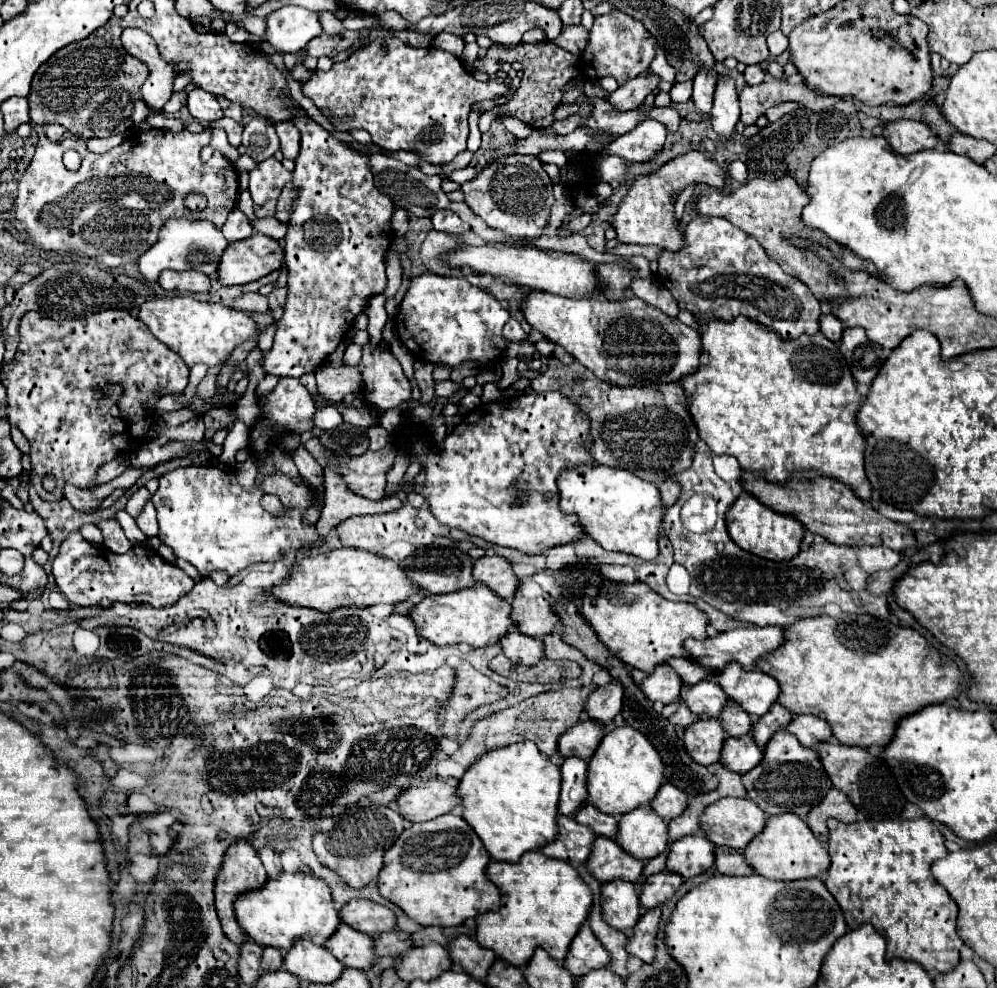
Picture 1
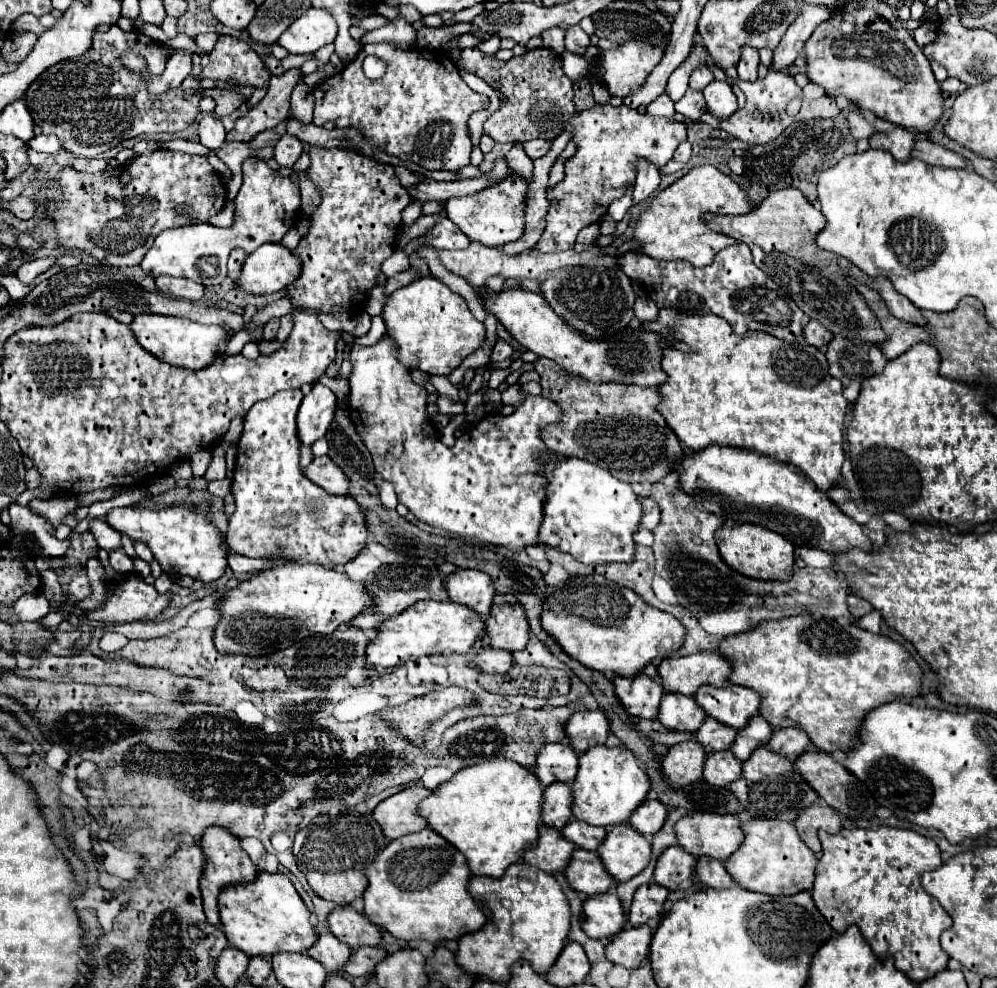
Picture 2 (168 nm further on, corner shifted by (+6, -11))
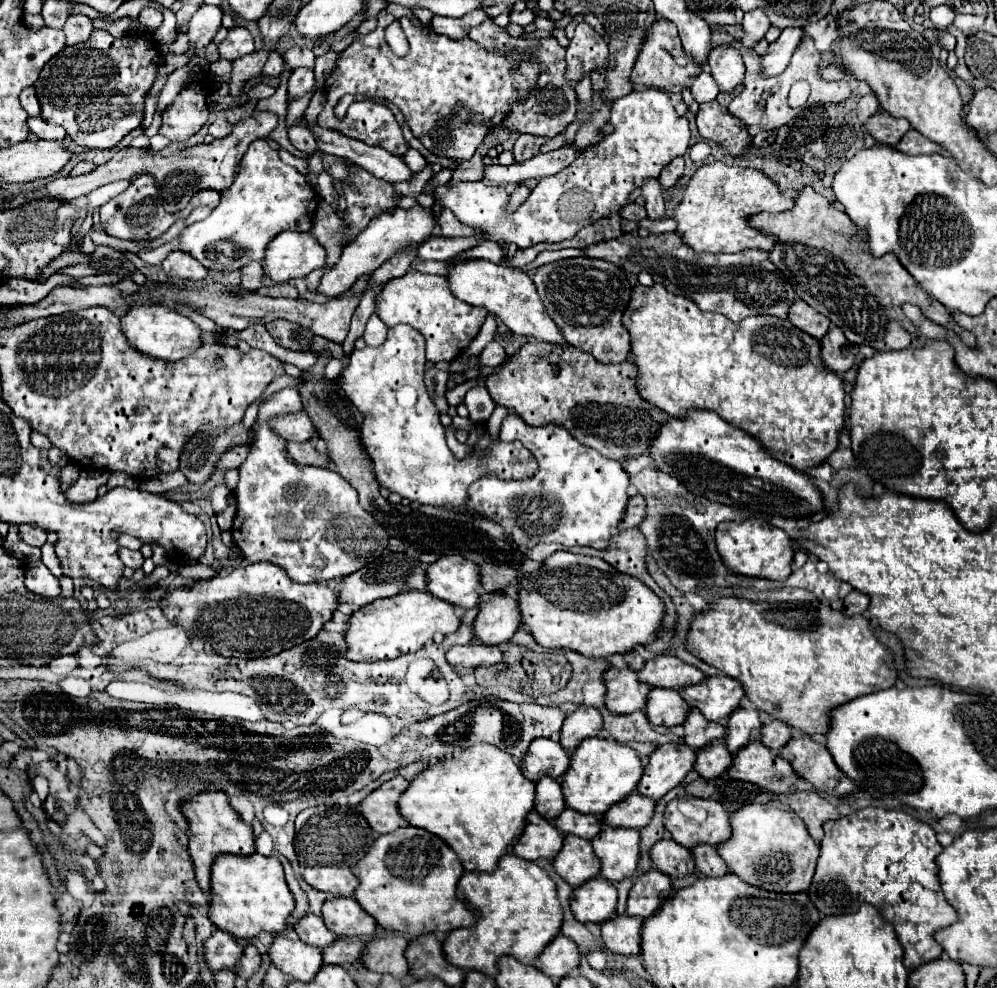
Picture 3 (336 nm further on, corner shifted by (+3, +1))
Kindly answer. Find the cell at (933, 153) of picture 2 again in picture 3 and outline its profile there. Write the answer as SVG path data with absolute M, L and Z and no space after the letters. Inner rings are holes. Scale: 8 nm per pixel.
M916 130L906 132L906 136L894 148L900 150L900 152L906 152L906 154L932 154L932 152L942 152L942 146L938 146L936 142L924 138Z

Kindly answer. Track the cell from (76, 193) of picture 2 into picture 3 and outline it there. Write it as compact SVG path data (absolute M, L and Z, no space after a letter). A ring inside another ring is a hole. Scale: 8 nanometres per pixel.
M136 176L134 182L130 182L130 186L126 188L126 194L118 194L116 198L110 200L110 204L104 204L100 208L100 224L106 228L106 232L114 238L122 238L122 240L144 240L144 238L160 238L176 220L186 218L194 208L198 206L210 206L216 208L220 202L220 194L214 190L202 190L198 194L192 196L190 204L186 210L178 212L178 214L168 214L158 198L158 190L154 184L152 176Z

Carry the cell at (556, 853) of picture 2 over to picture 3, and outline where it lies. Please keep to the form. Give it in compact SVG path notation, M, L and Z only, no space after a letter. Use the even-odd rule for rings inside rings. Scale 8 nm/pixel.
M532 810L526 816L526 826L514 846L514 854L532 862L538 858L552 860L552 856L562 850L562 840L564 836L556 830L556 826L544 820L536 810Z

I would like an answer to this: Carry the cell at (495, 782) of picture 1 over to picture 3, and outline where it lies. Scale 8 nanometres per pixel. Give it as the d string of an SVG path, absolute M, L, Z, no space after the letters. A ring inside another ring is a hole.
M474 744L462 750L460 756L444 762L440 760L412 778L408 792L400 796L400 816L404 816L416 828L424 828L434 836L438 834L460 856L464 870L492 872L498 864L498 858L512 852L514 844L524 832L526 814L534 808L534 792L534 782L522 776L520 764L510 754L492 744Z

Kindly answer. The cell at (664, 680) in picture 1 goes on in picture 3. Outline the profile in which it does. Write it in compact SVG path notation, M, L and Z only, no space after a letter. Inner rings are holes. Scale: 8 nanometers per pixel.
M608 668L602 676L606 686L606 708L612 714L632 714L644 710L650 686L638 680L638 674L630 668Z

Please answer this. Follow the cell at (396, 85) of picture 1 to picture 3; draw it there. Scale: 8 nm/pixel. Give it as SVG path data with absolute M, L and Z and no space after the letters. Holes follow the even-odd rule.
M390 14L378 16L376 30L354 40L352 46L346 48L338 56L336 70L328 76L326 86L324 86L328 102L317 118L318 124L336 130L336 127L332 127L332 113L338 100L344 94L368 94L372 98L394 102L402 110L402 114L406 116L406 122L408 122L410 130L414 132L414 136L420 138L422 144L434 156L444 156L450 160L470 160L472 154L476 152L476 148L480 146L480 142L486 138L486 134L494 126L502 124L504 116L508 116L508 112L512 110L512 104L525 100L529 92L536 88L536 80L538 80L538 72L540 72L538 60L533 58L518 60L514 57L500 56L500 54L488 52L486 48L478 46L470 38L452 40L444 34L432 32L430 26L418 28L410 16L404 16L398 20L402 24L402 30L406 34L410 50L406 56L396 56L384 38L384 30L392 22L394 22L394 16L390 16Z

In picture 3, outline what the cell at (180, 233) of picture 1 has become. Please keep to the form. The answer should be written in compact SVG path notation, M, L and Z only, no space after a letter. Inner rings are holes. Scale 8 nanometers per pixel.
M266 140L250 144L248 152L238 164L234 182L222 194L220 204L206 220L188 226L182 232L180 250L194 256L208 270L240 270L250 262L262 262L268 242L284 232L310 232L318 208L316 192L306 178L292 166L284 164L276 150Z

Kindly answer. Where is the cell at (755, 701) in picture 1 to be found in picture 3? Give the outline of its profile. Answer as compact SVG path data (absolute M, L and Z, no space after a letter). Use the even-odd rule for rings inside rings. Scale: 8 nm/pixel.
M728 676L704 678L694 686L684 686L680 696L692 708L698 708L710 722L724 722L732 710L738 708L744 688Z

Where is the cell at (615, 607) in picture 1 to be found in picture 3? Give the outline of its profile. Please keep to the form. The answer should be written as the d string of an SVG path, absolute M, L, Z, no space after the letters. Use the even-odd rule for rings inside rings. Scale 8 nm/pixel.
M554 552L542 562L542 568L538 572L520 578L518 608L524 628L540 646L548 650L576 650L578 654L584 654L588 658L608 658L612 654L626 654L638 644L652 642L664 618L662 600L640 580L616 572L610 564L600 558L576 556L572 552Z

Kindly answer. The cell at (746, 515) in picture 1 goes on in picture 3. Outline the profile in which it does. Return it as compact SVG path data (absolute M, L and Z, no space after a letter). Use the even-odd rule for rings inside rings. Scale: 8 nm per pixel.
M750 518L744 522L722 522L716 528L716 548L724 564L736 574L766 580L786 580L792 574L792 540L784 530L766 520Z

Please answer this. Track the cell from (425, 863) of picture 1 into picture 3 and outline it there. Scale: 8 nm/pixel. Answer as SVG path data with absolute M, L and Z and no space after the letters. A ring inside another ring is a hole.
M404 826L380 836L366 856L352 866L360 880L354 890L358 904L386 930L408 934L410 938L428 932L452 932L476 922L474 914L456 898L456 884L464 874L458 856L434 834Z

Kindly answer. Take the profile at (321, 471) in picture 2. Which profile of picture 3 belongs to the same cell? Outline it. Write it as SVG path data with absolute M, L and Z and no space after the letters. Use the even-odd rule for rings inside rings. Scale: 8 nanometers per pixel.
M288 442L288 454L298 464L310 464L310 466L330 466L330 460L326 454L318 454L312 442Z

